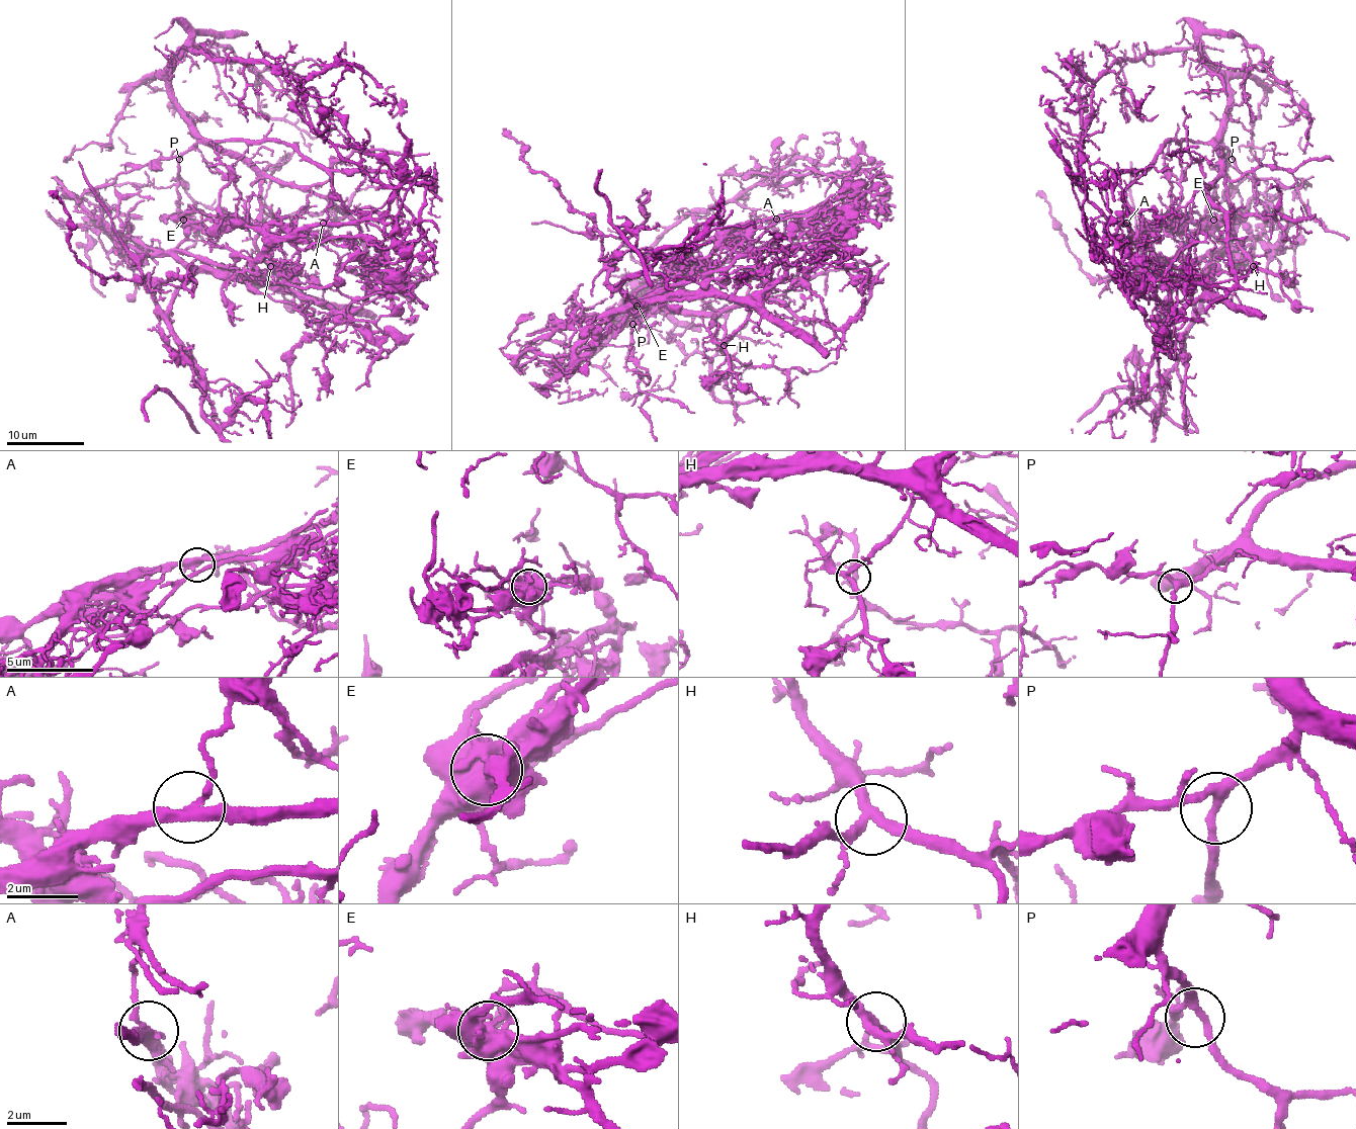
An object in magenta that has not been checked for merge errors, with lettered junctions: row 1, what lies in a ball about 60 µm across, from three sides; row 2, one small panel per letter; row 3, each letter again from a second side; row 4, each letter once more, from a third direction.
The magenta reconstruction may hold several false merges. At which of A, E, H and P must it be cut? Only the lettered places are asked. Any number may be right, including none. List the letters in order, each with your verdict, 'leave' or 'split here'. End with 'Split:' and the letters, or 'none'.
A: split here
E: split here
H: leave
P: leave
Split: A, E

